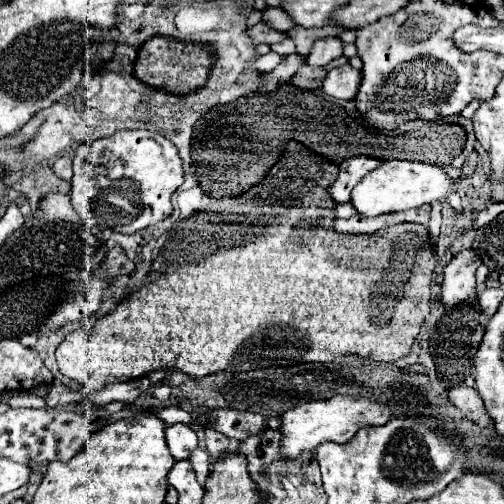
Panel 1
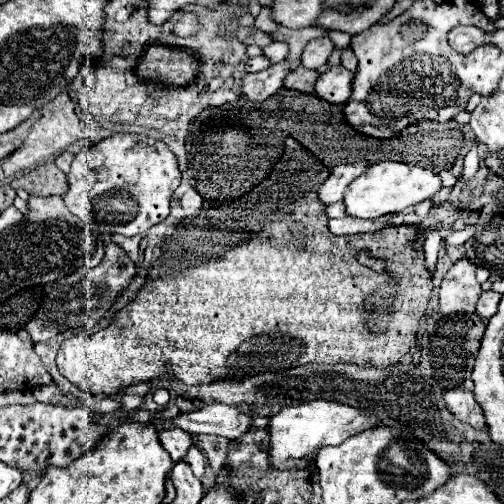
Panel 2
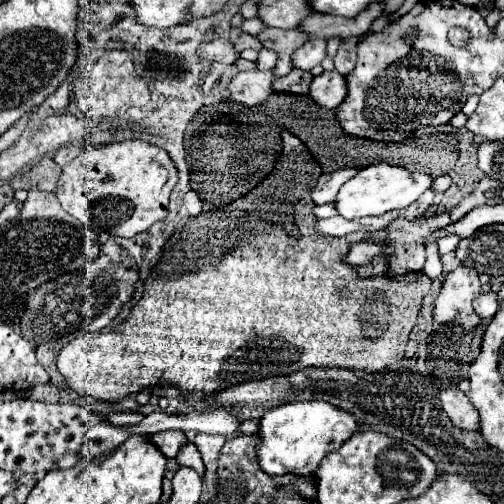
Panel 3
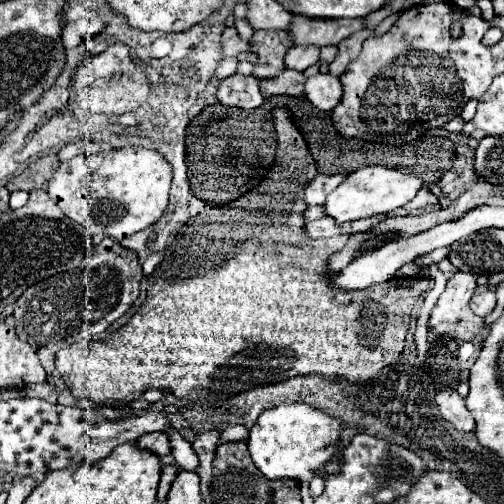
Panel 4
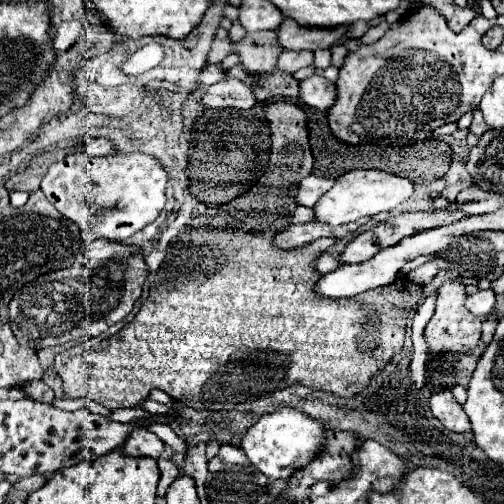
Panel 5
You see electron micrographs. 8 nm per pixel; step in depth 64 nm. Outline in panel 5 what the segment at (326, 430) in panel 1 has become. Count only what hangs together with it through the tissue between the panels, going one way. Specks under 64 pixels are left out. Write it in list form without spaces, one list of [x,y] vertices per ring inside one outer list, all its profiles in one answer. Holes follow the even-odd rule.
[[[280,408],[272,414],[262,416],[254,426],[246,430],[240,442],[240,448],[244,450],[244,454],[248,454],[248,460],[268,480],[278,478],[288,480],[296,470],[314,460],[322,450],[322,446],[324,446],[324,424],[294,408]]]

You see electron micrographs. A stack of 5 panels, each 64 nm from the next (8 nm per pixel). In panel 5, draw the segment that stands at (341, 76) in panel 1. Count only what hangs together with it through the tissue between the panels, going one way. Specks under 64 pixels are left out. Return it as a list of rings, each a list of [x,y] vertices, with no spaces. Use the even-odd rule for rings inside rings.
[[[312,74],[300,82],[300,100],[310,108],[326,112],[336,100],[336,86],[322,74]]]

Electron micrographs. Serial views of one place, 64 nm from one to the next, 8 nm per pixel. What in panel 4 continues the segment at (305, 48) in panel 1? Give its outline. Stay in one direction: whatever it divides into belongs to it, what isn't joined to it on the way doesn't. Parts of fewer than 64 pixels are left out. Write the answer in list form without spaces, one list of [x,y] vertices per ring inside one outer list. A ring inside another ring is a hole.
[[[258,30],[250,38],[252,52],[258,56],[252,74],[260,78],[276,76],[284,70],[284,54],[292,46],[286,32],[280,30]]]

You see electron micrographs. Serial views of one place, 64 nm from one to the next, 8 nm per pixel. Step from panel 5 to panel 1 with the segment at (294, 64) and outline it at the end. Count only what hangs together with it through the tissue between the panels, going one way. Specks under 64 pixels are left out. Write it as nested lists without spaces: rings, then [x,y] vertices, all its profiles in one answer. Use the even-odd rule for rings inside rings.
[[[320,38],[314,42],[310,54],[306,56],[306,64],[326,66],[338,56],[342,56],[342,42],[338,38]]]

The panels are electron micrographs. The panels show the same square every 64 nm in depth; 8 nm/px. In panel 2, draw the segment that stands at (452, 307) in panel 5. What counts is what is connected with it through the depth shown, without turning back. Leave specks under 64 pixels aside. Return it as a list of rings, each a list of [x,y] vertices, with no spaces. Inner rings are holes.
[[[462,258],[450,266],[446,276],[442,278],[440,286],[440,314],[444,318],[462,316],[470,318],[476,310],[476,300],[480,298],[480,284],[476,280],[476,266]]]

